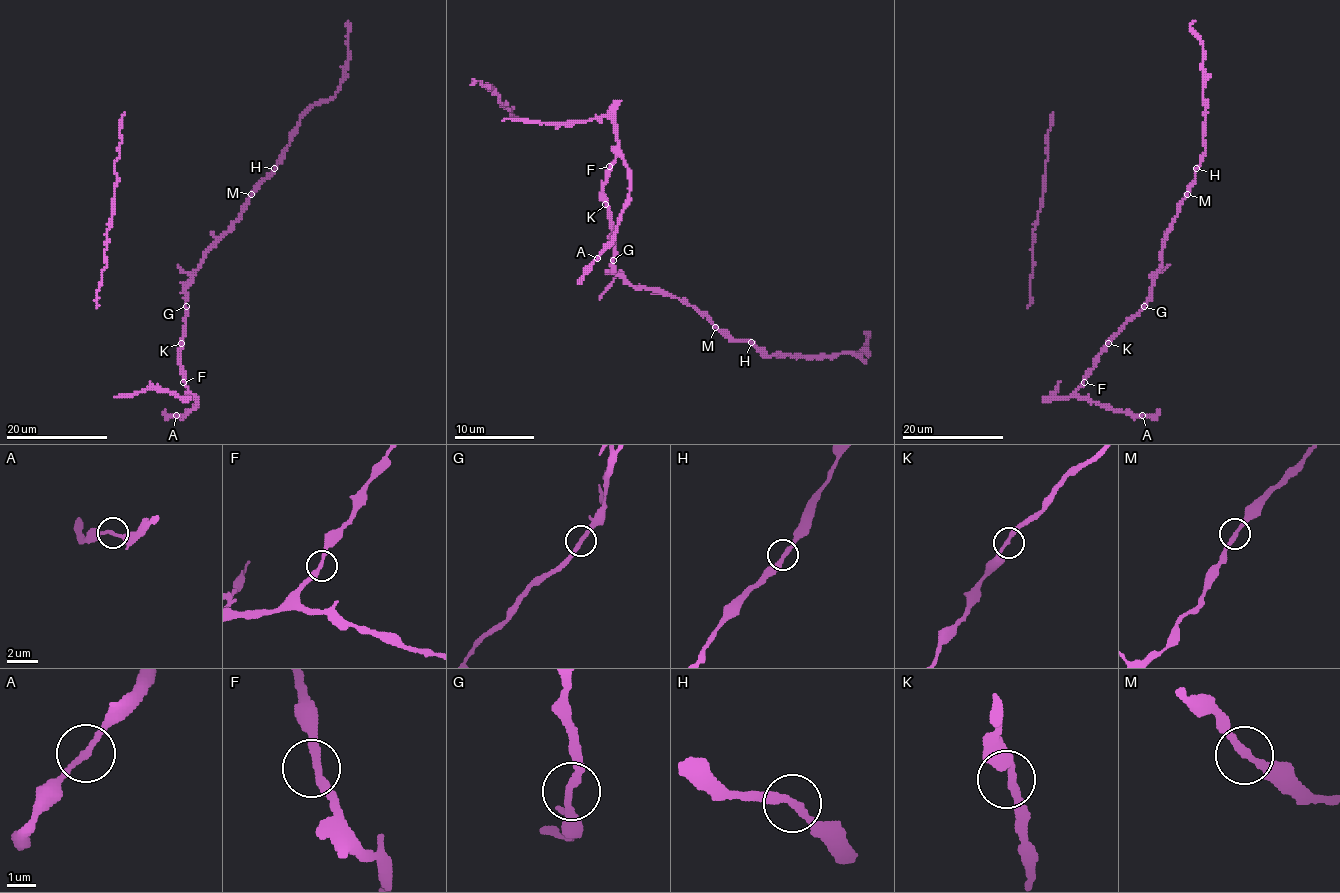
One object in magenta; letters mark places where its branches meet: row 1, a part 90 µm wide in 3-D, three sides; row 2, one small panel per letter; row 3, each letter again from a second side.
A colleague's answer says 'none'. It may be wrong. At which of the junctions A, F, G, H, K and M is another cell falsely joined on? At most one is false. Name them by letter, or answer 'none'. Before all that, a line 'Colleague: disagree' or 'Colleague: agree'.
Colleague: agree
none

